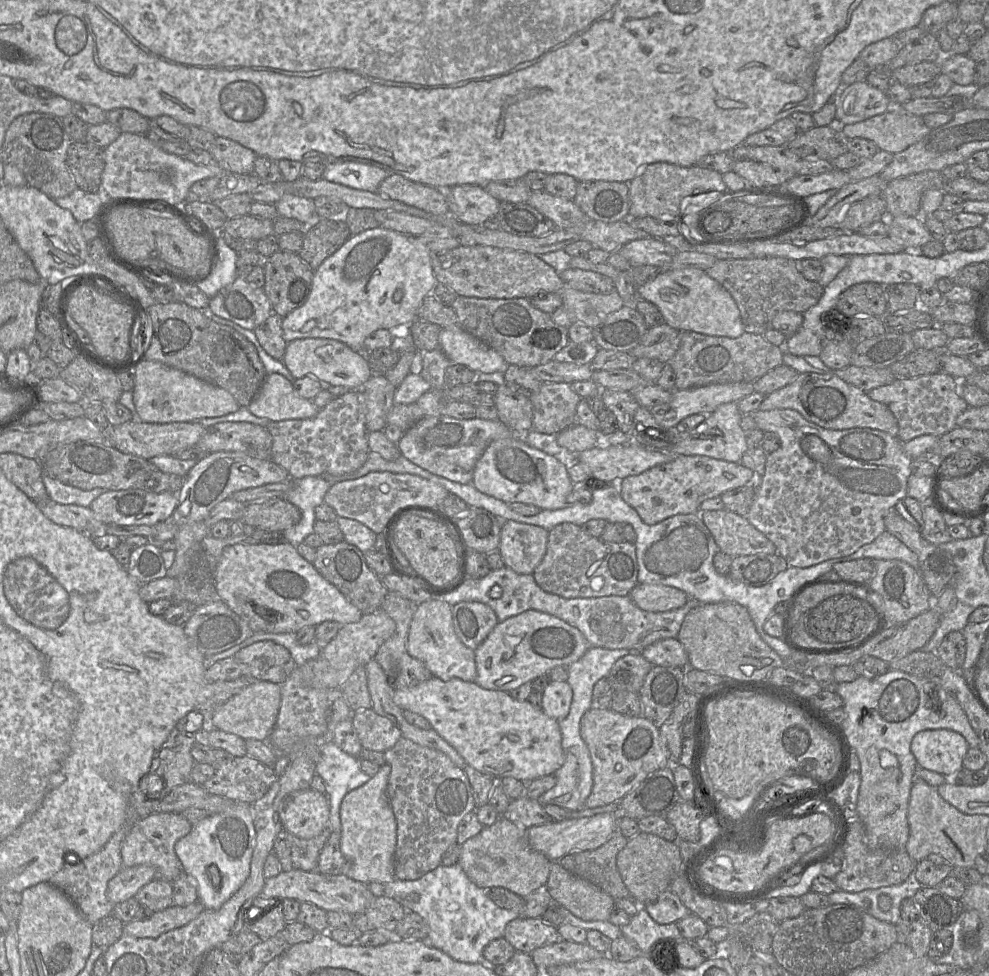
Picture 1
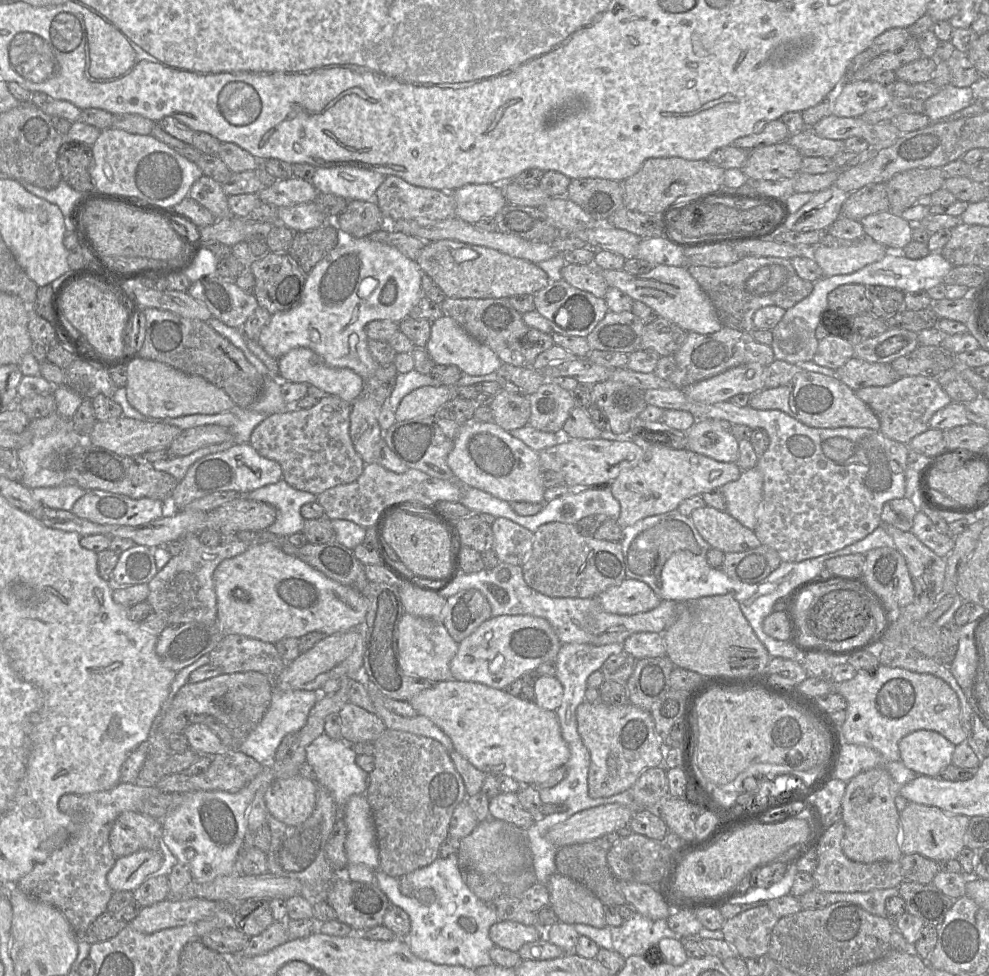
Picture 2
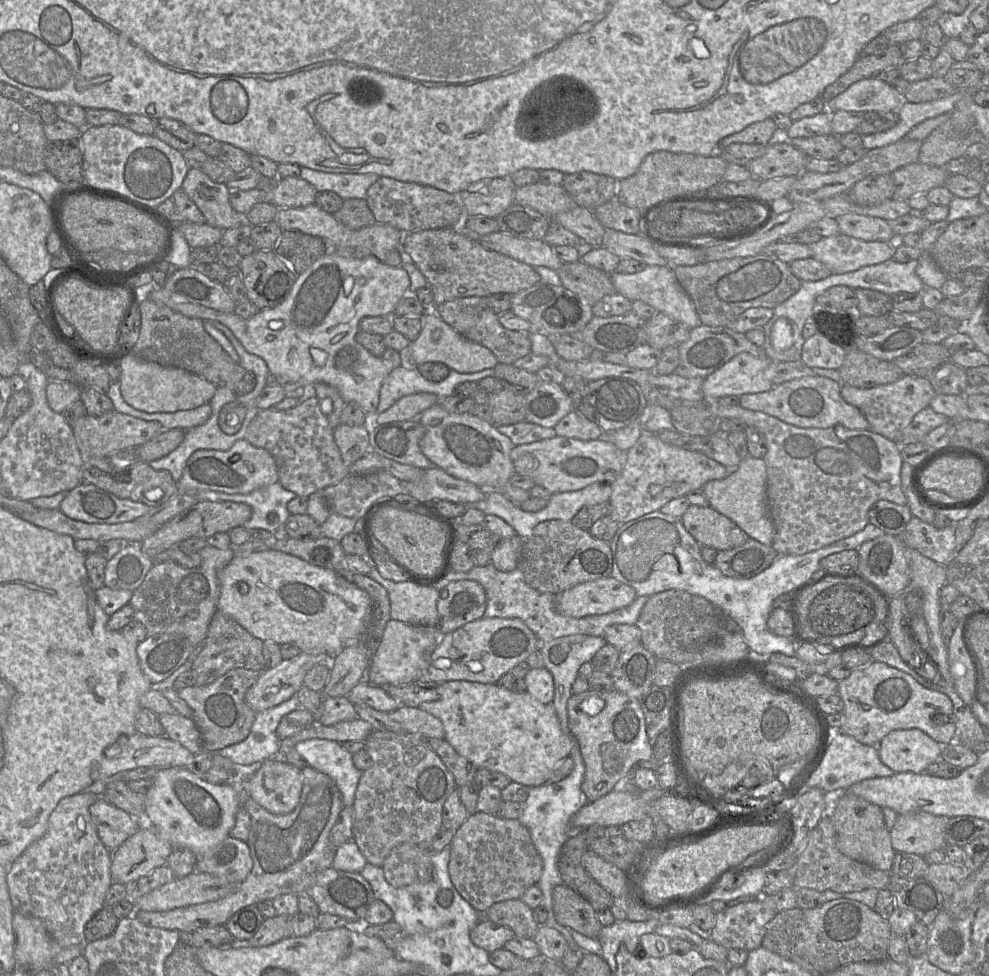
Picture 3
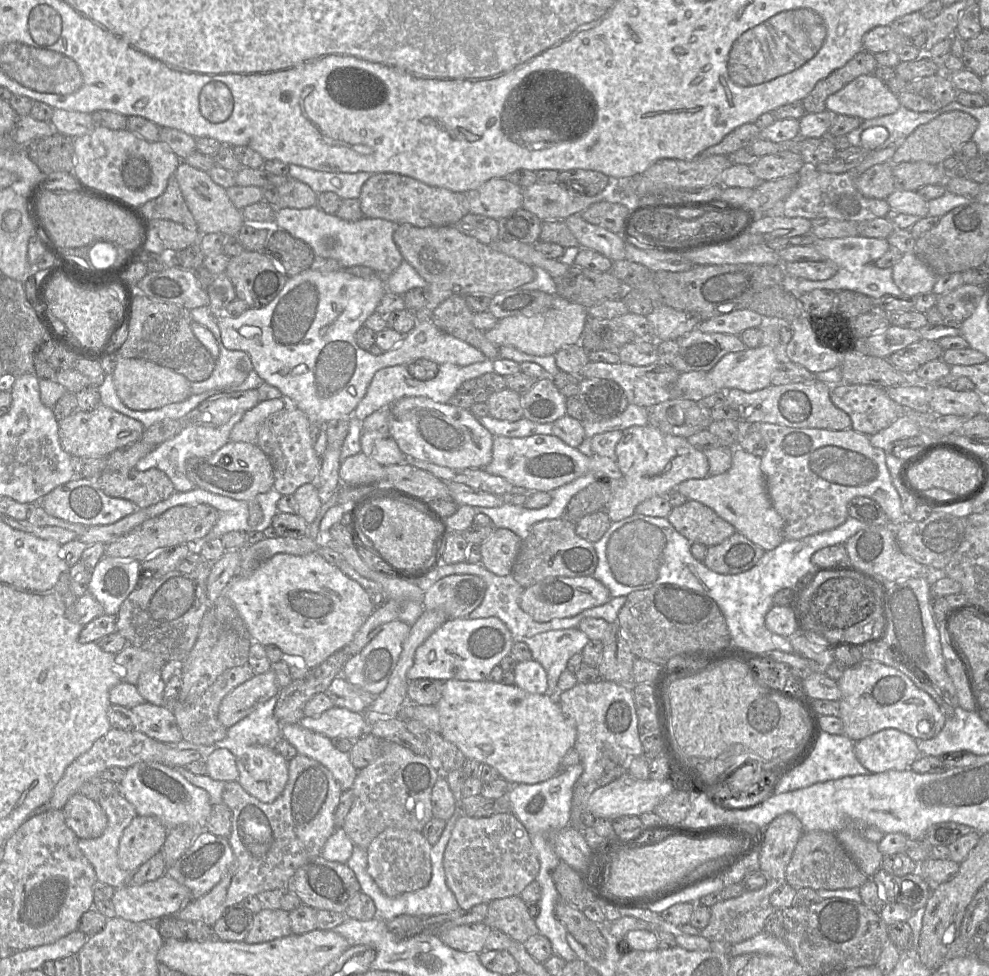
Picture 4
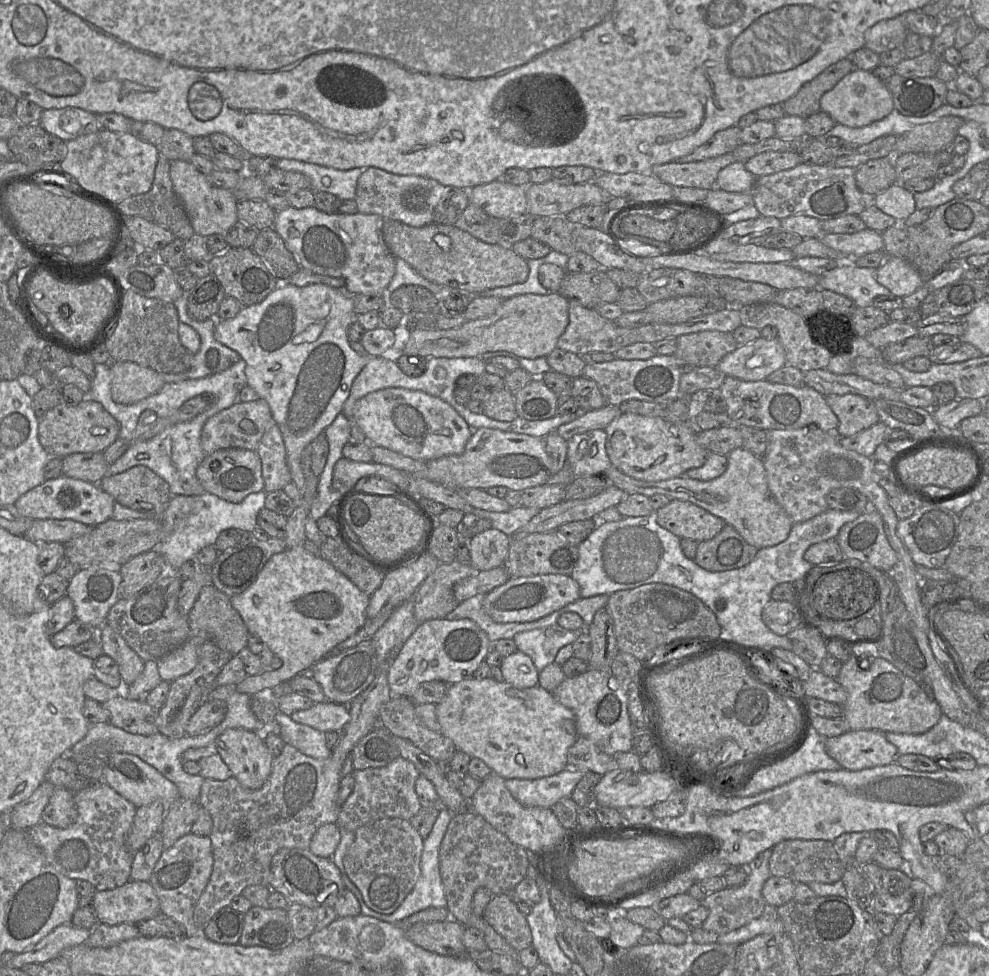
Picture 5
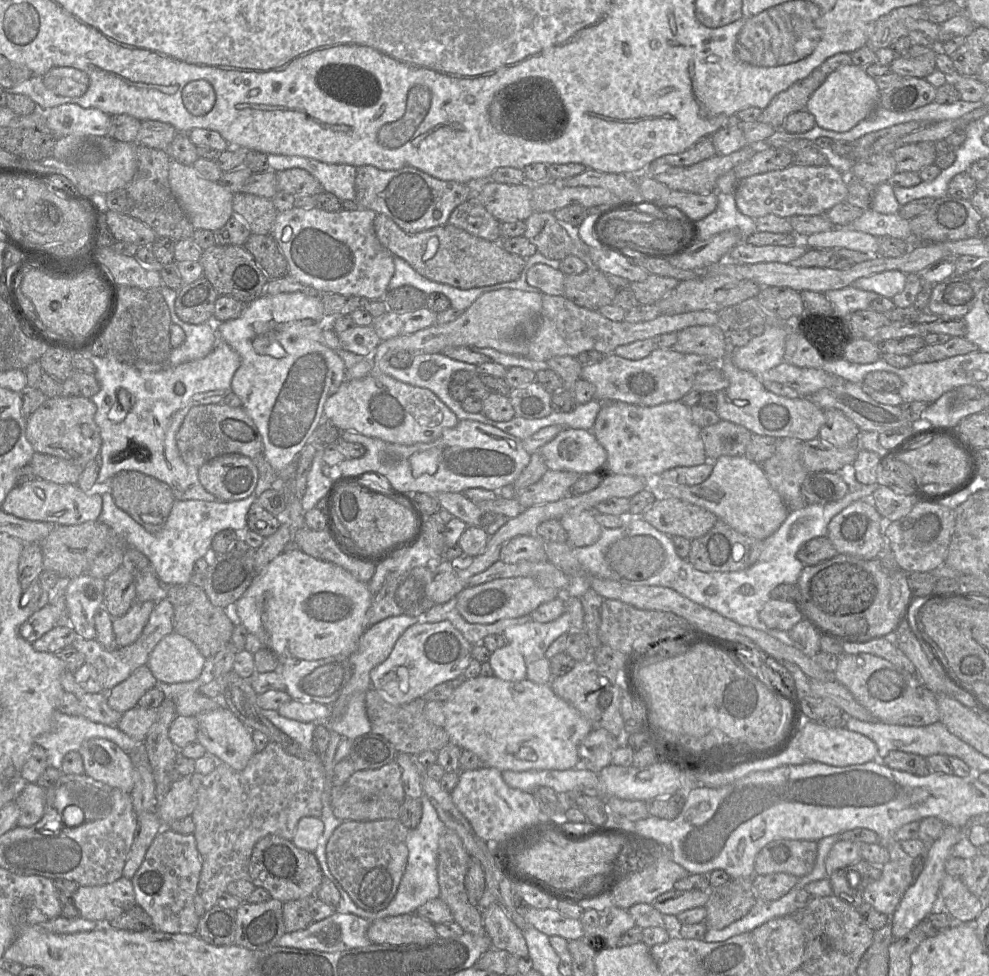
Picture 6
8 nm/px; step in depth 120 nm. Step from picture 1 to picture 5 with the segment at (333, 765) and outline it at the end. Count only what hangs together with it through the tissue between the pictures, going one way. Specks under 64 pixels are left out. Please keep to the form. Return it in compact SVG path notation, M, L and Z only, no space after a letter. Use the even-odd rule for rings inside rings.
M280 711L275 714L275 724L277 734L284 742L302 754L316 759L326 759L331 755L331 750L326 746L324 732L294 722L290 716Z

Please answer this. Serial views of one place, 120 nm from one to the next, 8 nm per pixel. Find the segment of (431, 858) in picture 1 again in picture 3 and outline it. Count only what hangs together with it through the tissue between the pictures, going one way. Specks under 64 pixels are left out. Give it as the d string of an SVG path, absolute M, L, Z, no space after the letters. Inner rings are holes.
M372 731L364 742L372 765L362 772L357 785L352 840L368 863L382 868L391 850L402 843L431 849L435 835L442 828L443 804L459 787L453 774L421 736Z

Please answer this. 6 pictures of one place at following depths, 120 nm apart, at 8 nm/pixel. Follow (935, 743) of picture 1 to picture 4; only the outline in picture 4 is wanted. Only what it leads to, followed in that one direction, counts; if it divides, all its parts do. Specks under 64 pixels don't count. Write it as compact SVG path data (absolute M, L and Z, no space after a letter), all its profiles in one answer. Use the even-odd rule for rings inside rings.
M894 728L883 729L856 741L854 751L871 773L910 769L920 756L916 739Z

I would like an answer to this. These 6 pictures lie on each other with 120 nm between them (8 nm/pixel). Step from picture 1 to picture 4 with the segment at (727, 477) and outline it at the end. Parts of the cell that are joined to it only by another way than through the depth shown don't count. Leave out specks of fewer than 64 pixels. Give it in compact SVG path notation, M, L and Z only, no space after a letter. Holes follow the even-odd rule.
M651 425L632 426L622 431L616 445L615 461L622 473L619 481L614 481L610 501L604 511L612 522L620 521L635 513L636 506L653 496L664 496L679 483L688 479L702 479L708 476L709 463L705 454L689 444L686 438L666 434Z

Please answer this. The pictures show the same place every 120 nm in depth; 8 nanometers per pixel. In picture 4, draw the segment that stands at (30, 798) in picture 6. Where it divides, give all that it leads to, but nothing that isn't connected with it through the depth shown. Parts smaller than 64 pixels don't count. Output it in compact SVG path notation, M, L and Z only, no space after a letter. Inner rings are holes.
M79 793L72 795L62 808L67 826L79 839L102 835L107 817L97 801Z

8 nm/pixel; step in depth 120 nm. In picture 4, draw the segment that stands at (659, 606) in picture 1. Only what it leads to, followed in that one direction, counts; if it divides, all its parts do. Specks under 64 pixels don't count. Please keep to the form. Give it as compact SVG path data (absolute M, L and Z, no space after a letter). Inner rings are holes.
M553 576L524 588L519 605L536 622L548 622L552 619L576 616L586 609L607 603L611 598L609 590L592 576Z

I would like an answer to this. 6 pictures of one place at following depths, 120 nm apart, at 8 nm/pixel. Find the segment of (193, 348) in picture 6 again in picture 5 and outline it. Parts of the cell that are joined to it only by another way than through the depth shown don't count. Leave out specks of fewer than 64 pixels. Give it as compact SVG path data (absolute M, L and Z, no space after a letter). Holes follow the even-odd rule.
M187 293L174 303L180 322L191 326L200 336L200 348L193 355L191 367L181 373L161 373L166 383L188 379L201 379L229 368L241 359L234 350L218 342L215 338L215 318L198 321L192 318L187 309Z

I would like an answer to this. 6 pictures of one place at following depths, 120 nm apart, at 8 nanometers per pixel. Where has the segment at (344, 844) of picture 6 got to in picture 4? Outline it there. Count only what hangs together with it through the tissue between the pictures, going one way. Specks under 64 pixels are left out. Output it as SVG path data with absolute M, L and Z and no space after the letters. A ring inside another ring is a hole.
M387 828L366 849L367 871L382 892L389 897L414 892L426 887L432 876L430 851L432 845L421 832Z

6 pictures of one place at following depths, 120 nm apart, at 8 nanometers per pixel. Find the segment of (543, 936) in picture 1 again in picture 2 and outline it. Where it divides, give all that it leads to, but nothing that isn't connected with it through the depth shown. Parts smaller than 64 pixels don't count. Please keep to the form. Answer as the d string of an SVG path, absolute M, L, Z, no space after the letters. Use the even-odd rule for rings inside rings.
M498 921L490 927L489 938L495 946L518 952L524 944L541 939L541 927L538 924L526 926L514 921Z

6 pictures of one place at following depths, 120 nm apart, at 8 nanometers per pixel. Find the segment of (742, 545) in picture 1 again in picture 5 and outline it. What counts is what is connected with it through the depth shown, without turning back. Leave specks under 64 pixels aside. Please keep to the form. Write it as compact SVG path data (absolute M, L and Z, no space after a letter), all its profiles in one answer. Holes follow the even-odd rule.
M672 499L654 512L658 524L678 536L696 542L709 540L724 527L725 522L705 509L689 502Z

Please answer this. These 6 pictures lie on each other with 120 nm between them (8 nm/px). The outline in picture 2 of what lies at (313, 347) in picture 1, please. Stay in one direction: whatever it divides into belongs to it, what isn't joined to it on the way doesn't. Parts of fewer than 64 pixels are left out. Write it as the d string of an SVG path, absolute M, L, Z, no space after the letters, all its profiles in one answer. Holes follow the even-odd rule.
M293 348L278 362L280 380L313 385L351 404L364 387L365 380L354 371L328 366L309 348Z

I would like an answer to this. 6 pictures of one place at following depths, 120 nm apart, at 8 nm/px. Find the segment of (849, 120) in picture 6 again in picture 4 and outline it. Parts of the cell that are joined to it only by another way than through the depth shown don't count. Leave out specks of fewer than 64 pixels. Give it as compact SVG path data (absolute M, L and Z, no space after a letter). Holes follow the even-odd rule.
M873 73L858 76L826 99L827 110L862 120L893 114L899 107L898 95Z

